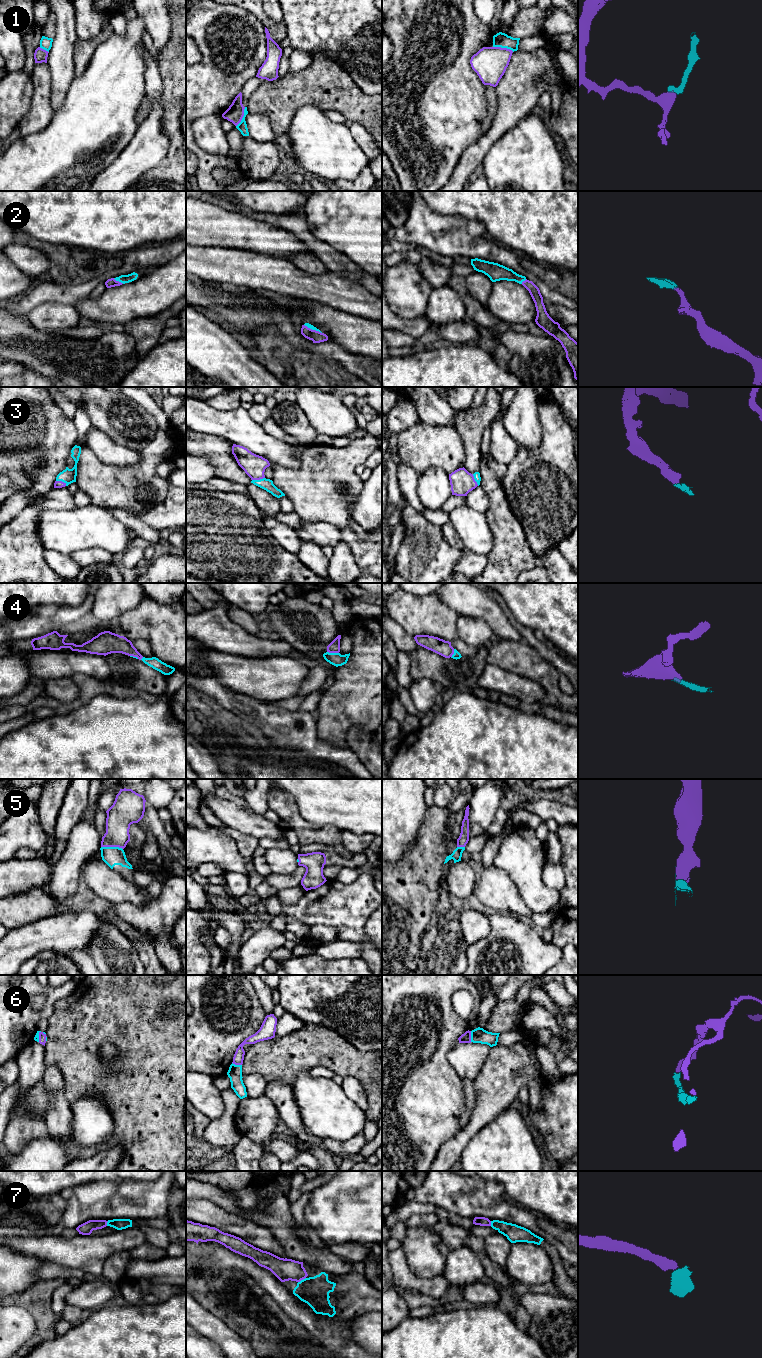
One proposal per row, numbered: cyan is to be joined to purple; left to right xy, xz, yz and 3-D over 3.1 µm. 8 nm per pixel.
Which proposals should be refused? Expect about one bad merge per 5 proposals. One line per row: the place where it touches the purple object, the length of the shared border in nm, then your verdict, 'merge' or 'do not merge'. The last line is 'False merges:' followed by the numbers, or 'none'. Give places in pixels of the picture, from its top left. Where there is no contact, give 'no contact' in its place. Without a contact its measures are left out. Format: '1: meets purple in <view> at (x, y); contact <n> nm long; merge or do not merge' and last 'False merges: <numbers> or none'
1: meets purple in yz at (503, 48); contact 170 nm long; do not merge
2: meets purple in xy at (118, 281); contact 100 nm long; merge
3: meets purple in xz at (258, 479); contact 110 nm long; merge
4: meets purple in xz at (333, 652); contact 100 nm long; merge
5: meets purple in xy at (112, 846); contact 180 nm long; merge
6: meets purple in yz at (470, 1036); contact 90 nm long; merge
7: meets purple in xz at (301, 1279); contact 80 nm long; merge
False merges: 1

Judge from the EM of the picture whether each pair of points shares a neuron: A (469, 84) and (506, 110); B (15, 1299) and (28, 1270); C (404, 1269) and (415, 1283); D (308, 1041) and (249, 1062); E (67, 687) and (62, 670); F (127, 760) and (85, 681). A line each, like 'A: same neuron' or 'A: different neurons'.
A: different neurons
B: different neurons
C: same neuron
D: same neuron
E: different neurons
F: different neurons

